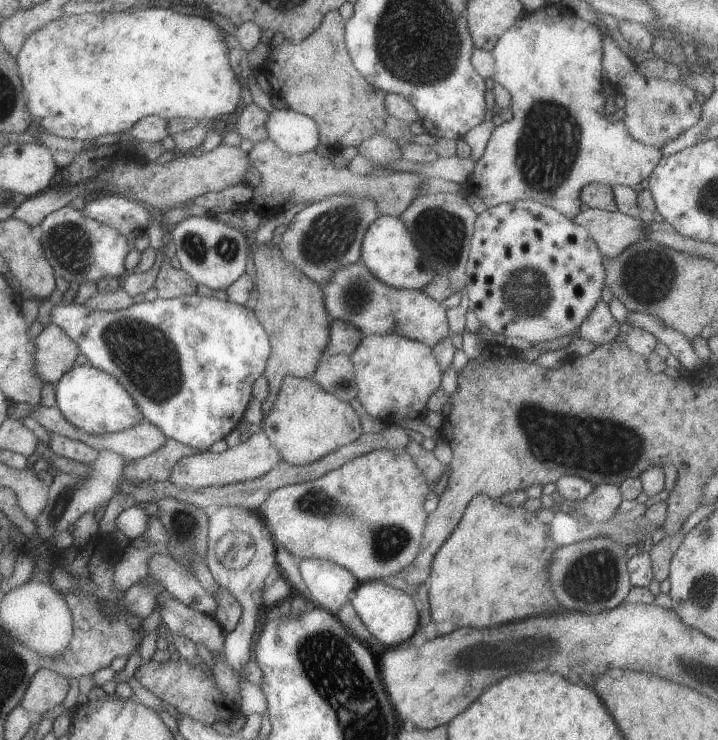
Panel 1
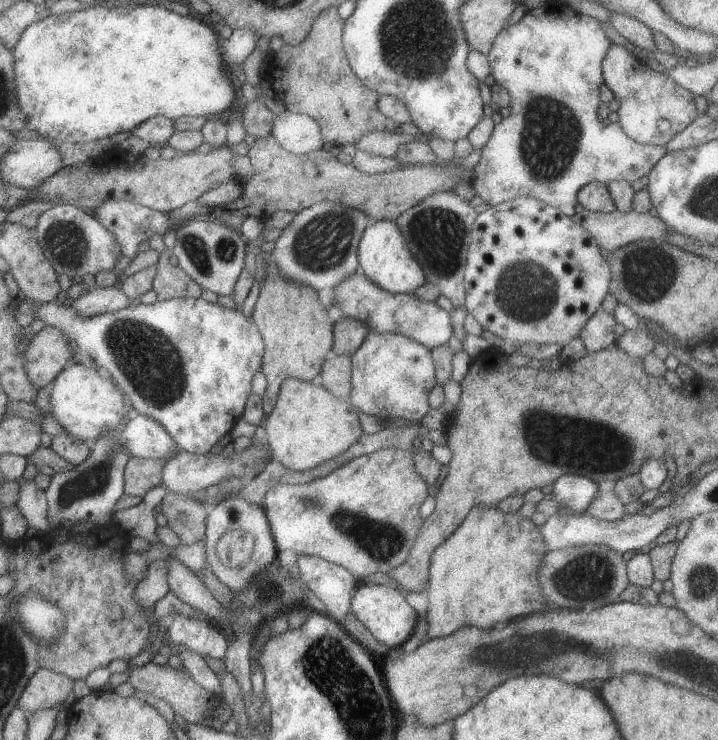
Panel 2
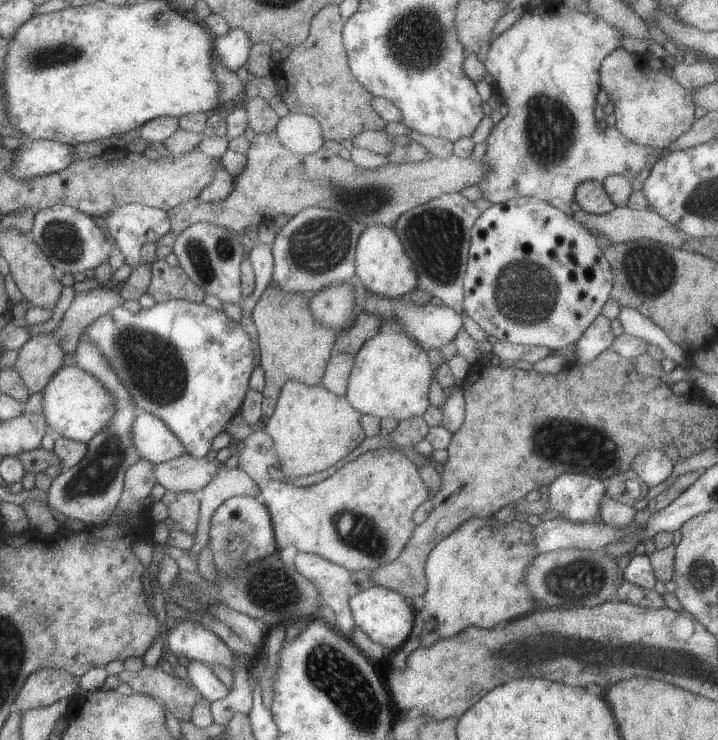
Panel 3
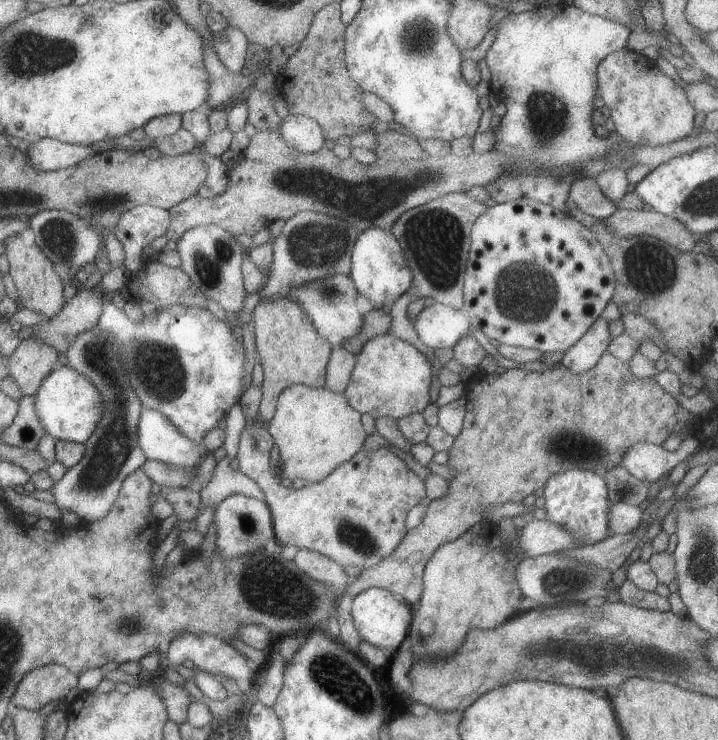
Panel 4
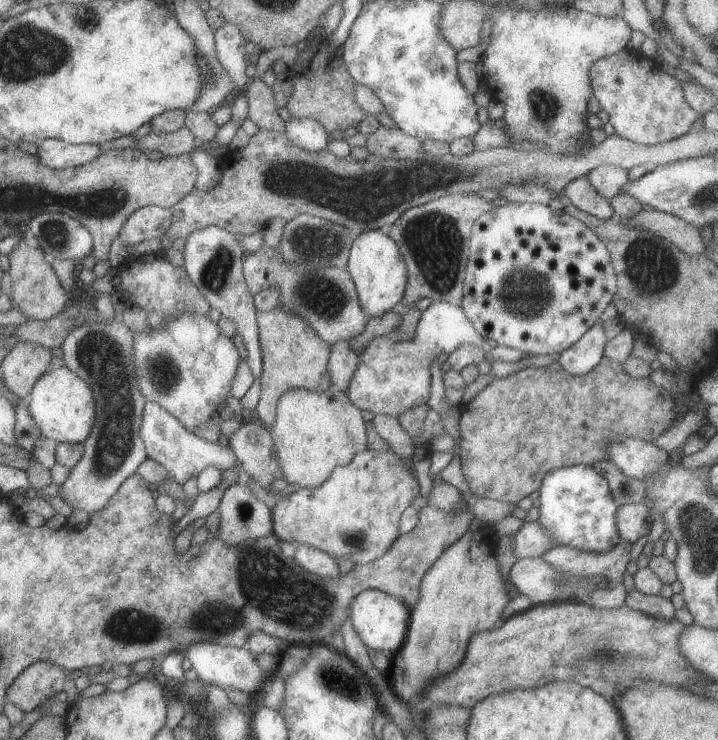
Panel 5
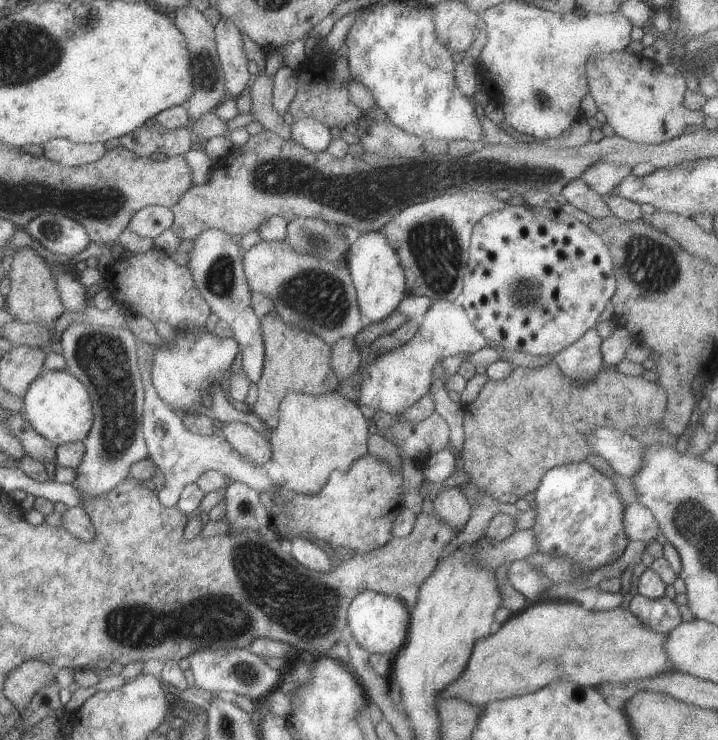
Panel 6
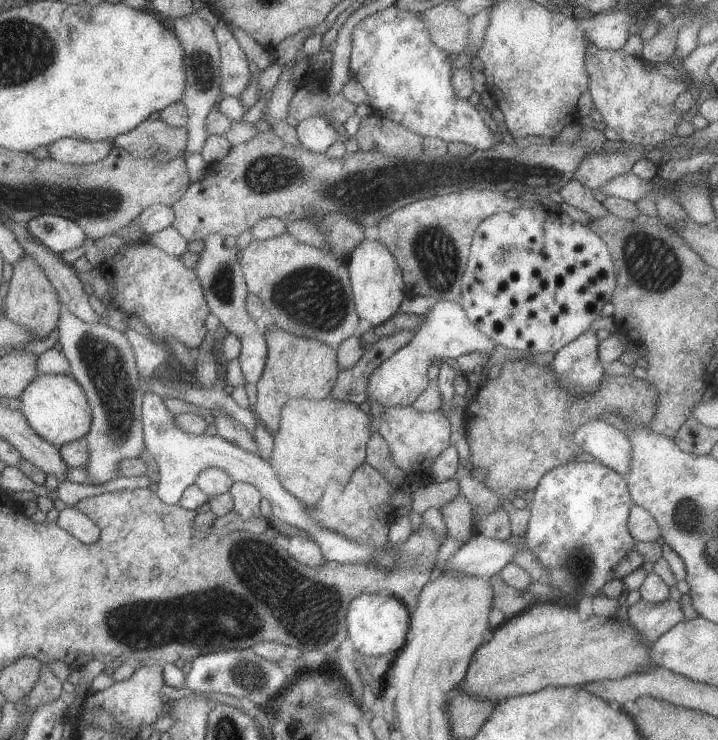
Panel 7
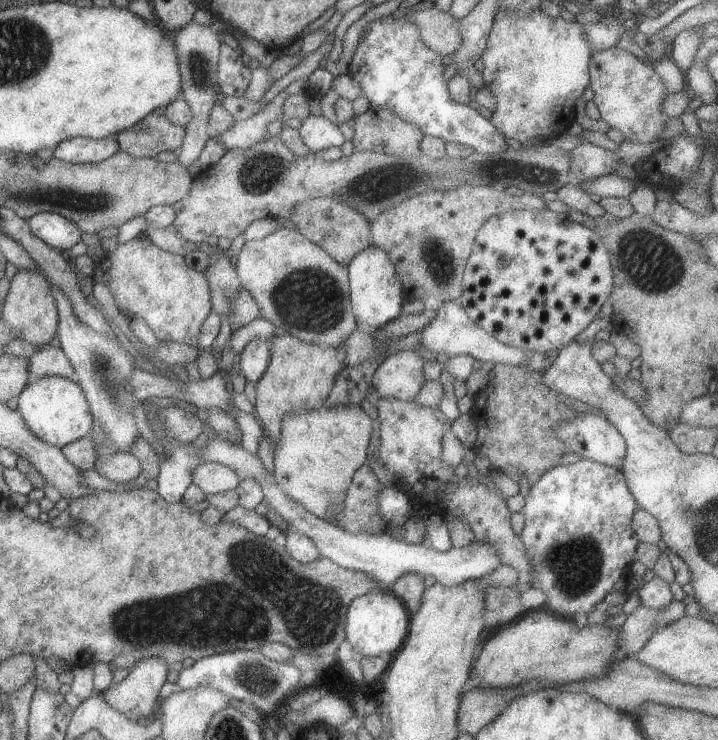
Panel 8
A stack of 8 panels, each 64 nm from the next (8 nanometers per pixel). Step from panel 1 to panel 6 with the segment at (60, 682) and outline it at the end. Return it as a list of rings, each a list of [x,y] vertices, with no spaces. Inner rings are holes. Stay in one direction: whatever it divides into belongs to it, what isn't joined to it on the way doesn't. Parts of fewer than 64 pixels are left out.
[[[27,660],[7,676],[3,684],[3,694],[15,706],[15,712],[23,714],[35,692],[39,692],[43,686],[57,684],[55,674],[57,670],[45,662]]]

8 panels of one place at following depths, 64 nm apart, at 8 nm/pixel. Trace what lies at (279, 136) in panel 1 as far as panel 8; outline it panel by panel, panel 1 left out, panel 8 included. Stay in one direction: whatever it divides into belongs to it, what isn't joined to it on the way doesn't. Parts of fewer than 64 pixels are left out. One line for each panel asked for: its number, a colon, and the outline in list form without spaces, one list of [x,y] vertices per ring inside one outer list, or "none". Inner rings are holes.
2: [[[289,110],[273,118],[271,136],[279,142],[281,148],[303,156],[323,148],[319,124],[305,114],[293,114]]]
3: [[[287,114],[279,118],[275,130],[279,142],[299,156],[313,154],[323,146],[323,132],[319,122],[307,114]]]
4: [[[289,114],[281,122],[279,134],[287,146],[291,146],[293,150],[299,150],[301,154],[313,154],[325,146],[323,128],[317,124],[317,120],[313,120],[309,116],[299,116],[299,114],[291,116]]]
5: [[[291,118],[289,122],[285,122],[283,134],[287,136],[287,140],[307,152],[321,152],[331,140],[325,128],[311,118]]]
6: [[[313,118],[295,120],[295,124],[291,126],[291,140],[311,152],[325,152],[333,138],[335,130],[325,128],[319,120]]]
7: [[[323,116],[305,118],[297,124],[295,132],[299,144],[317,154],[325,154],[333,142],[345,142],[343,136],[339,136],[339,132],[335,132],[335,128]]]
8: [[[307,116],[299,126],[299,136],[313,154],[327,148],[341,148],[343,142],[347,142],[339,128],[323,116]]]

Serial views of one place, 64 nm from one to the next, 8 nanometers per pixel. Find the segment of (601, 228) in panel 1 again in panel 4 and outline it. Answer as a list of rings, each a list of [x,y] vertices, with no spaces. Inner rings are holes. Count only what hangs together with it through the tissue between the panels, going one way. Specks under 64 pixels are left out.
[[[615,210],[609,218],[603,220],[603,224],[613,230],[621,238],[635,238],[635,236],[647,236],[657,238],[681,252],[691,252],[697,244],[697,236],[687,232],[681,222],[657,212],[657,210]]]

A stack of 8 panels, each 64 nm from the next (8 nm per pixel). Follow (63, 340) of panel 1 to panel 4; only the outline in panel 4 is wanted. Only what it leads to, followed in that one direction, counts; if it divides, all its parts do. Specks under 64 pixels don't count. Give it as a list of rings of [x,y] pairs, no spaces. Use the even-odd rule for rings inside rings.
[[[21,340],[17,350],[9,356],[9,376],[17,380],[25,396],[35,396],[41,382],[53,372],[57,354],[59,350],[43,340]]]

